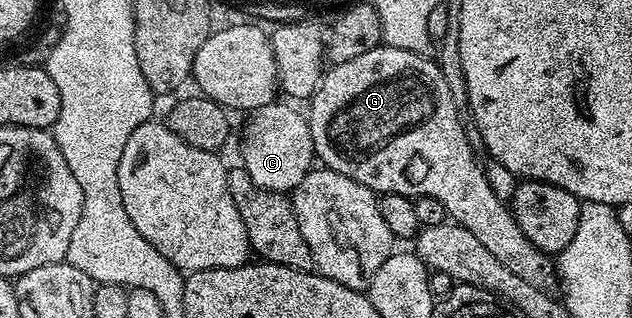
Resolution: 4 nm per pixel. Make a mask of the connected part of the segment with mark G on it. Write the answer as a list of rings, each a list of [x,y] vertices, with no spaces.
[[[382,43],[367,50],[367,54],[359,54],[359,58],[332,65],[307,101],[307,119],[316,159],[324,167],[347,174],[347,178],[367,186],[375,194],[390,192],[410,198],[426,196],[443,202],[446,217],[471,230],[471,234],[475,234],[475,238],[479,238],[479,242],[483,242],[483,246],[487,246],[507,270],[519,274],[519,278],[531,282],[531,286],[552,293],[559,281],[550,253],[533,245],[523,230],[519,230],[510,205],[496,197],[495,190],[488,184],[482,161],[477,161],[473,144],[461,125],[449,80],[441,73],[440,66],[427,57],[420,52],[399,50]]]

